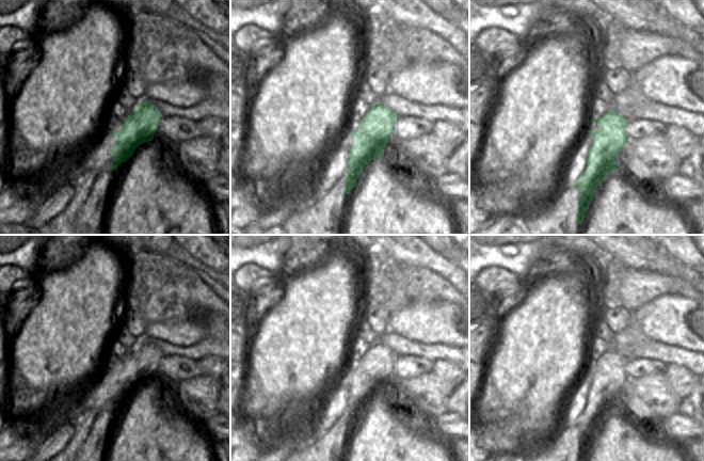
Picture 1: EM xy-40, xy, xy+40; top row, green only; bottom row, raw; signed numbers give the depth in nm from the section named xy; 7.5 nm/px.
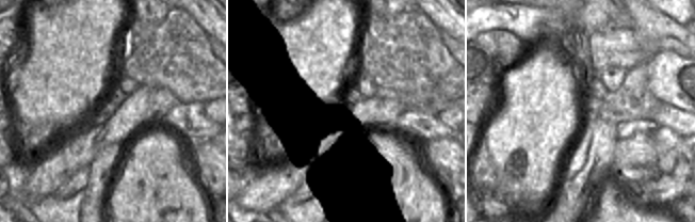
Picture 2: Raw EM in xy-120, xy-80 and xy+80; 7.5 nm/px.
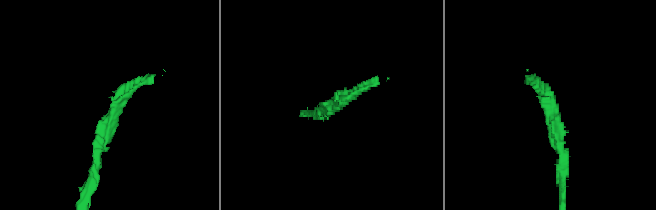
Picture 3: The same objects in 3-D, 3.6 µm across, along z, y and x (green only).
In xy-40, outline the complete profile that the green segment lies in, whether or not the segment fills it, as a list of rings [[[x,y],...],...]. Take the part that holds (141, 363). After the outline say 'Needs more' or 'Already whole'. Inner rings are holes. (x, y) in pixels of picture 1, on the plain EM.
[[[141,341],[126,357],[119,370],[113,372],[115,383],[111,387],[113,400],[111,407],[116,411],[117,407],[127,400],[134,390],[142,383],[154,379],[154,372],[158,368],[160,360],[164,355],[153,341]]]. Already whole.

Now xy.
[[[379,340],[361,359],[361,368],[351,371],[354,383],[350,387],[346,433],[349,434],[368,402],[384,394],[384,387],[398,356],[388,346]]]. Already whole.

